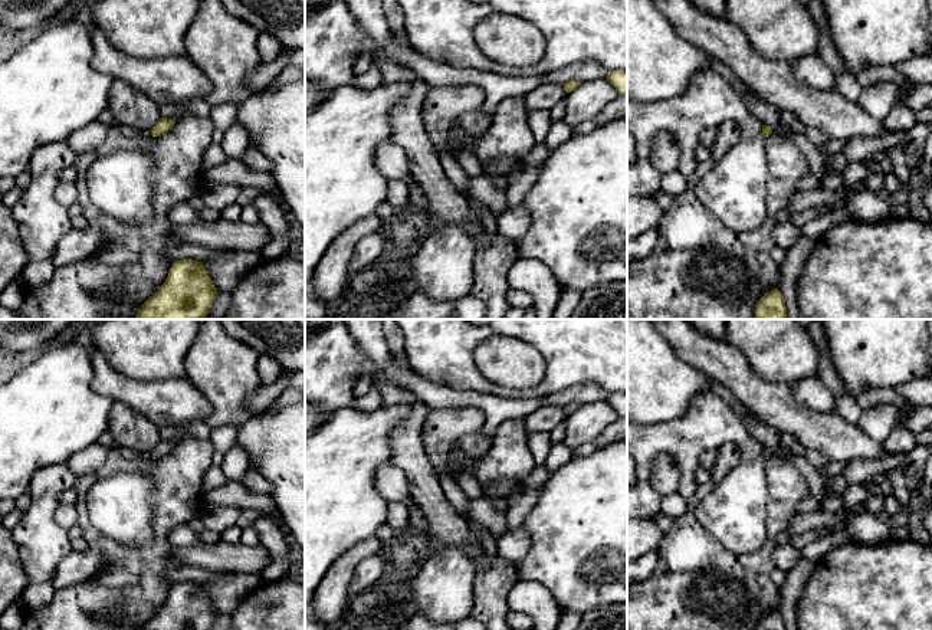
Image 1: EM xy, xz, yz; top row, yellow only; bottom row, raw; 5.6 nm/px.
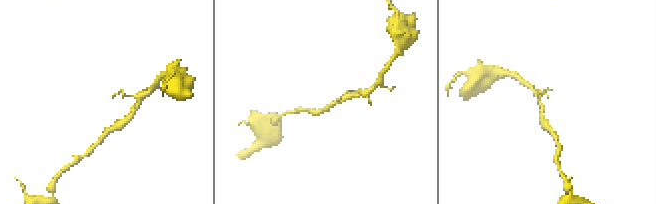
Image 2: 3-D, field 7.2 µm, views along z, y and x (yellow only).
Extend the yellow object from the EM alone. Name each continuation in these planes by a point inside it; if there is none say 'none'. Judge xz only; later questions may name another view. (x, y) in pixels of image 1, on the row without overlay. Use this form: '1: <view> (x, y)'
none

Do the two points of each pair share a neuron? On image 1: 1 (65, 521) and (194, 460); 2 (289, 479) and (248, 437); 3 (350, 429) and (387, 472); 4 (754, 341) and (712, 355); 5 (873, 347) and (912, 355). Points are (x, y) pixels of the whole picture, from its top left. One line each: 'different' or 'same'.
1: different
2: same
3: different
4: different
5: same

